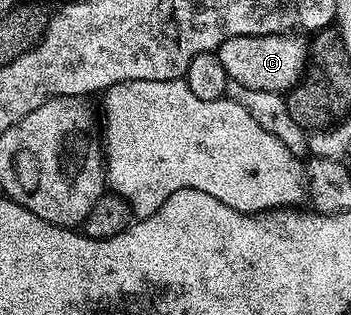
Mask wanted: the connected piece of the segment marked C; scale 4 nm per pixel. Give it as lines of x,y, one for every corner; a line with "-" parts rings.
298,32
237,35
233,39
225,39
225,43
219,45
217,54
222,66
225,67
229,81
236,80
245,87
283,95
299,82
303,70
307,68
309,41
306,36

